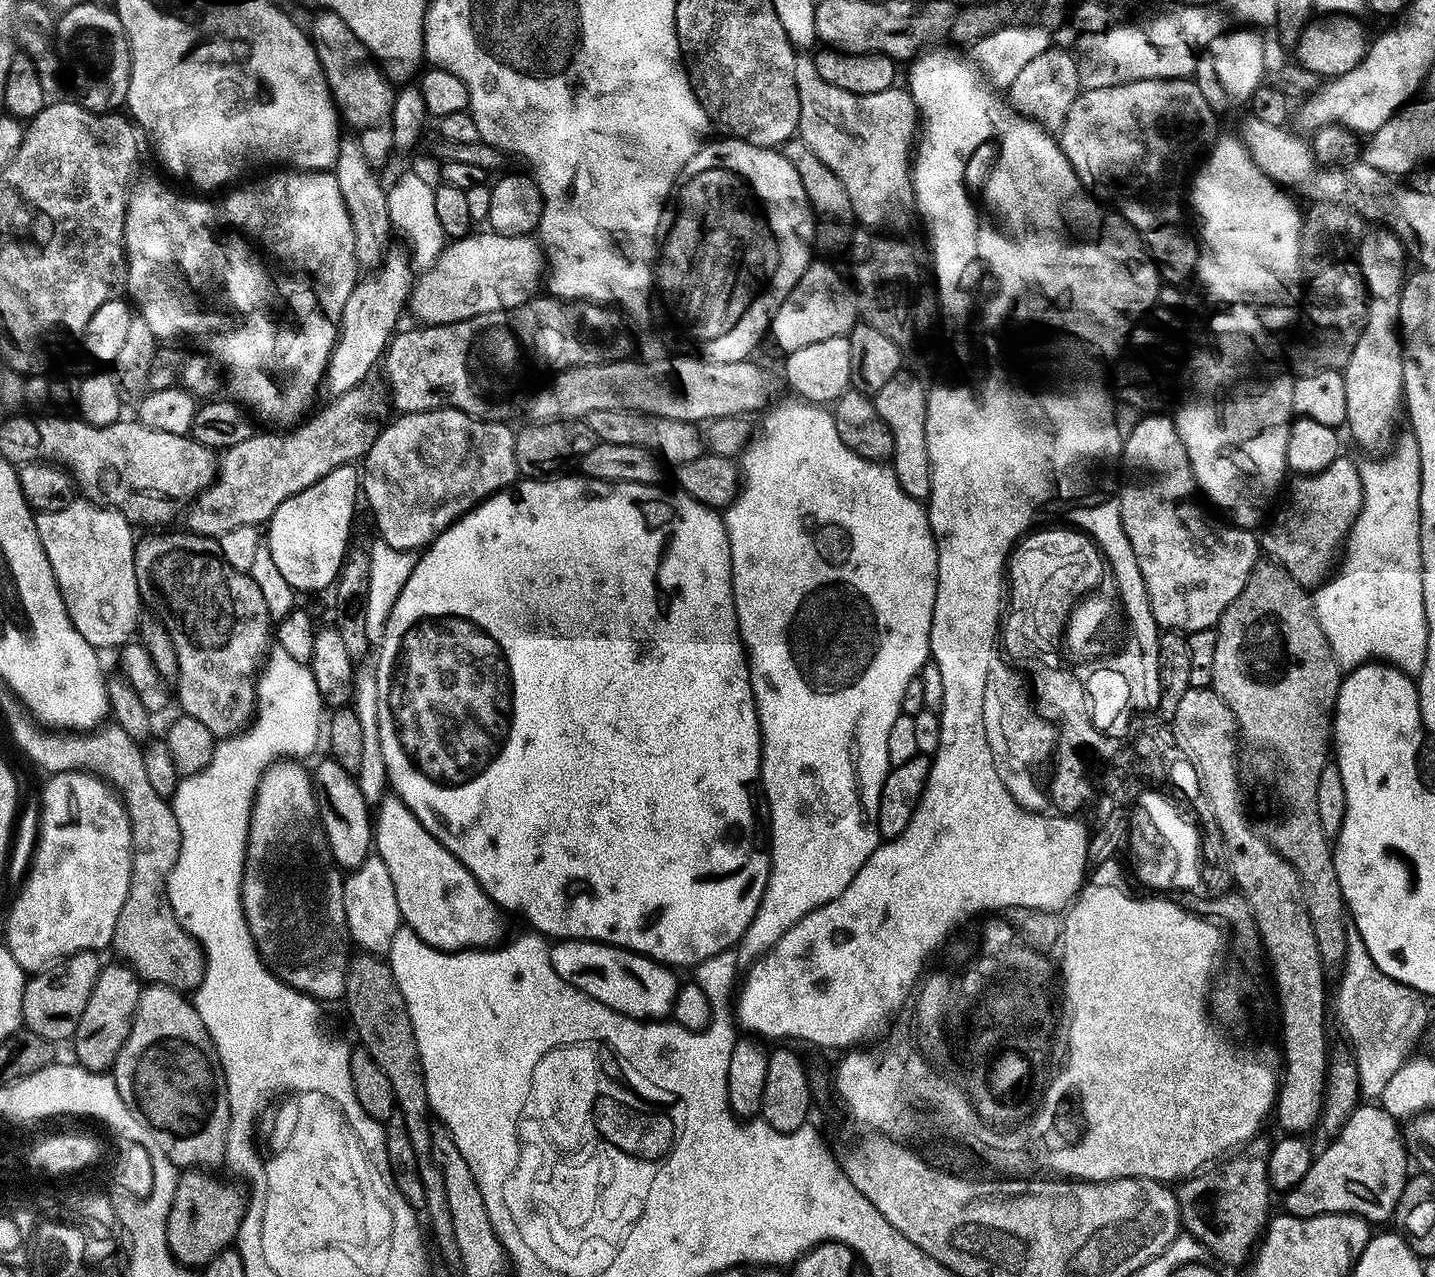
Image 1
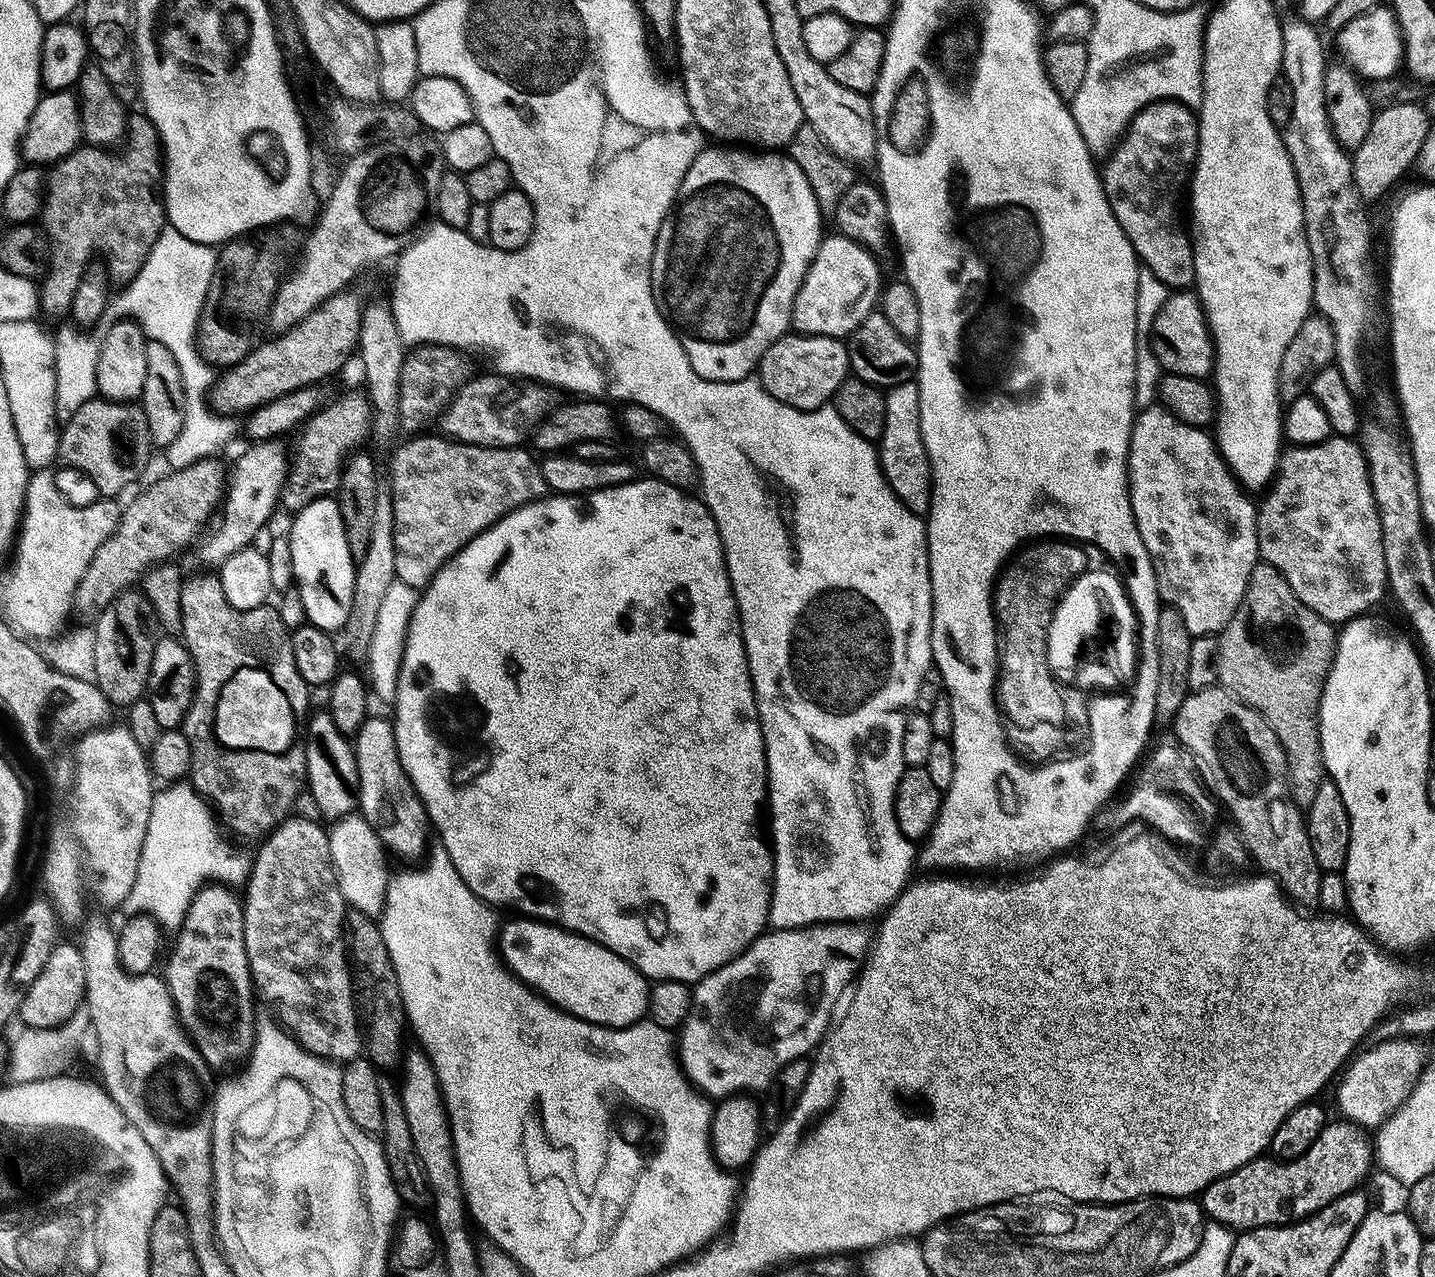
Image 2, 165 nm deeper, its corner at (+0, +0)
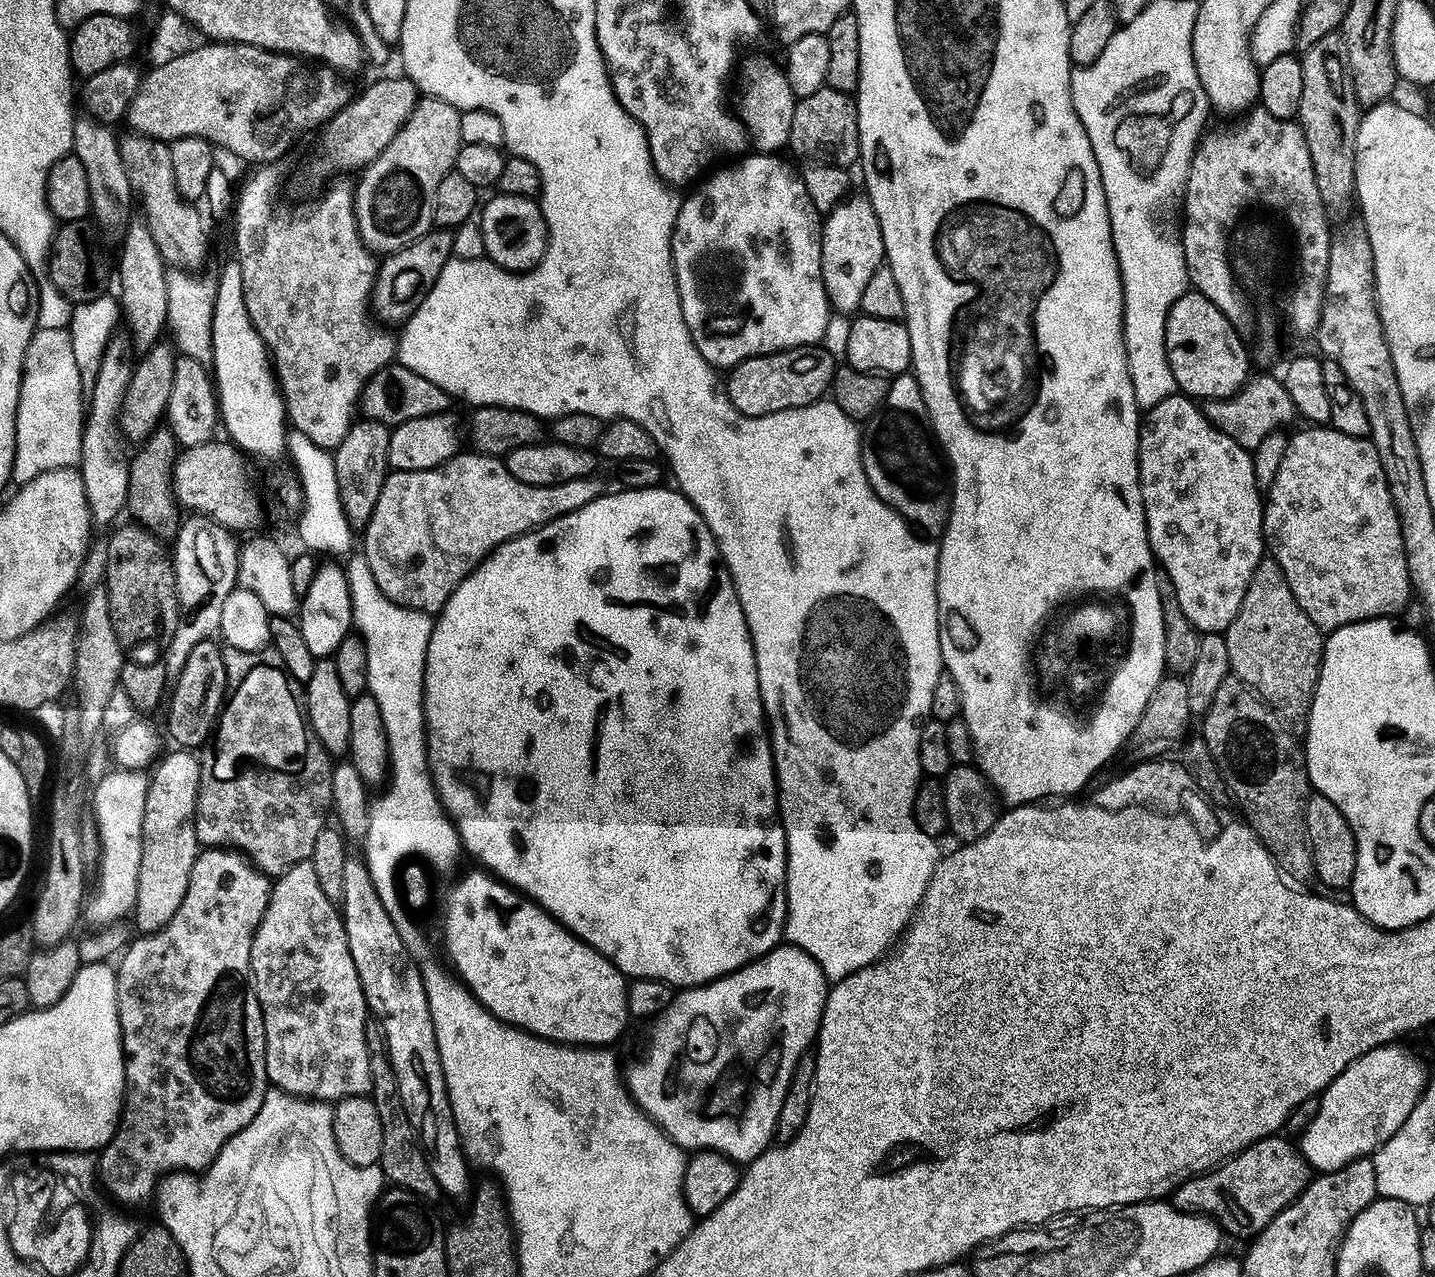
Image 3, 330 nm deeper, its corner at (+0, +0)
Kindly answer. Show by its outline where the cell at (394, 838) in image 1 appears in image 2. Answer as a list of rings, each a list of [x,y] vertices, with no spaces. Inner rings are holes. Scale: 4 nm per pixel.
[[[369,715],[355,734],[354,747],[360,783],[359,814],[370,824],[393,857],[396,855],[408,860],[404,862],[419,861],[429,847],[430,821],[420,795],[414,790],[398,758],[393,721],[389,717],[387,720],[384,716]]]

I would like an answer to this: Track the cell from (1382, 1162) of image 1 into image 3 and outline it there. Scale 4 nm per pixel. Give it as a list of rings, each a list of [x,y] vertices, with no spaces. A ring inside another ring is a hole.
[[[1283,1135],[1263,1136],[1249,1148],[1244,1148],[1236,1156],[1230,1156],[1223,1164],[1202,1172],[1198,1176],[1190,1176],[1186,1182],[1179,1184],[1170,1197],[1172,1207],[1179,1212],[1198,1212],[1201,1216],[1211,1216],[1225,1233],[1232,1236],[1255,1237],[1264,1231],[1264,1227],[1277,1216],[1282,1209],[1290,1206],[1298,1194],[1307,1186],[1310,1169],[1295,1143],[1283,1140]]]

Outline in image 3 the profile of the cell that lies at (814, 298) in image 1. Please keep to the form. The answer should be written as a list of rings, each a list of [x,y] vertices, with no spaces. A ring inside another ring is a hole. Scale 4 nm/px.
[[[849,195],[847,199],[836,205],[823,217],[820,229],[820,261],[822,262],[822,278],[824,289],[828,295],[828,303],[840,312],[855,313],[862,302],[862,294],[870,283],[870,278],[885,263],[884,239],[882,226],[878,222],[878,214],[874,214],[874,206],[863,195]]]

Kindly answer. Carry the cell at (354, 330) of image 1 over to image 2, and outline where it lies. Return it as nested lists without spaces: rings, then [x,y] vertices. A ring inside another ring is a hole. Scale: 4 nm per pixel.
[[[283,439],[262,440],[253,443],[236,460],[236,465],[230,468],[227,477],[226,491],[222,499],[224,517],[220,524],[213,523],[210,531],[199,541],[200,560],[204,564],[219,566],[238,550],[249,547],[253,543],[254,534],[263,524],[272,520],[272,511],[277,510],[280,492],[288,477],[290,452],[284,449]],[[216,524],[216,525],[215,525]],[[209,535],[209,536],[208,536]],[[208,536],[208,537],[207,537]]]

